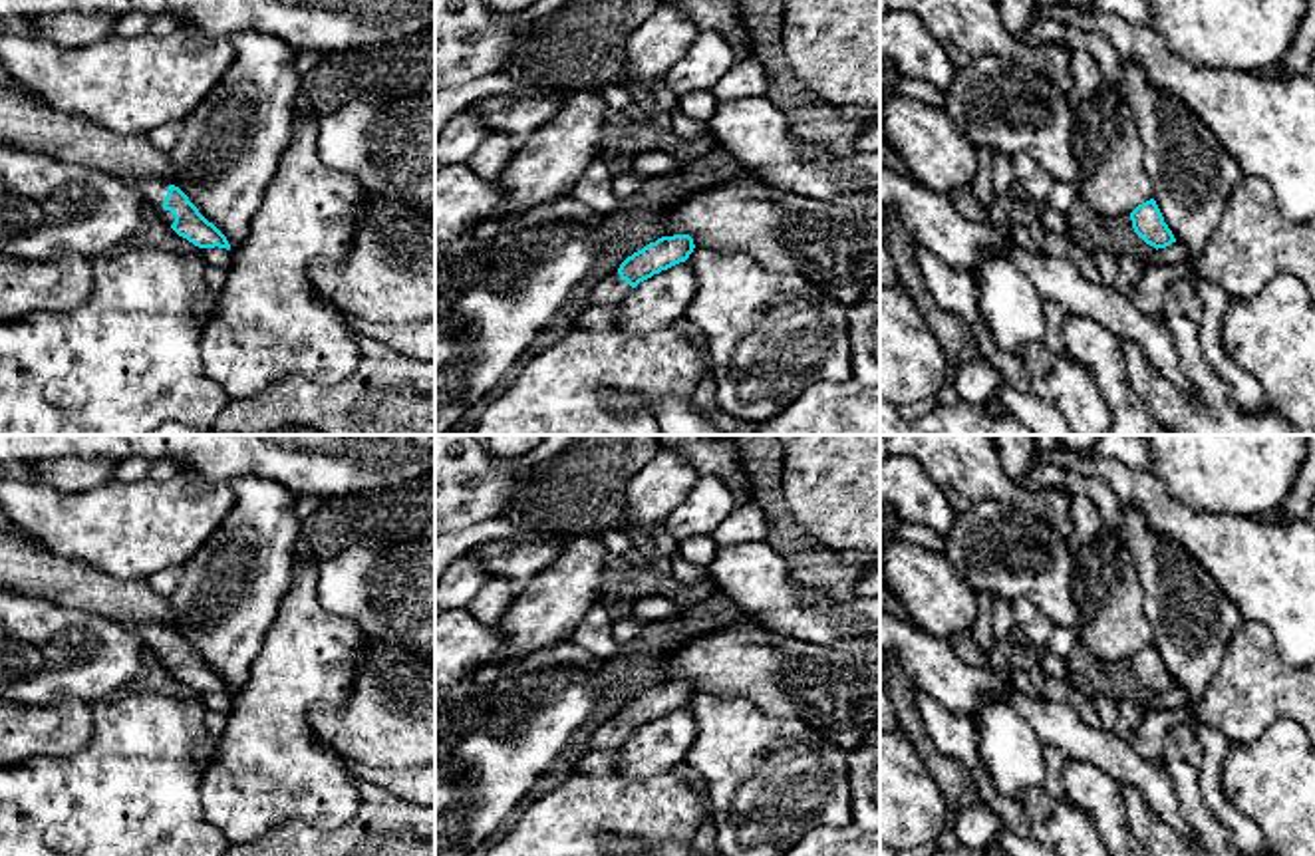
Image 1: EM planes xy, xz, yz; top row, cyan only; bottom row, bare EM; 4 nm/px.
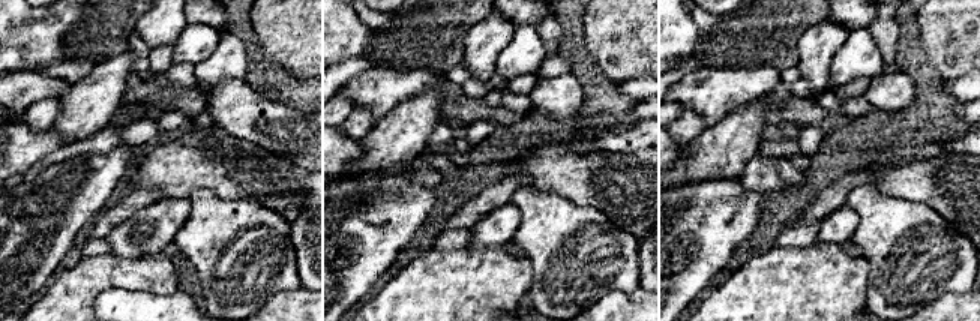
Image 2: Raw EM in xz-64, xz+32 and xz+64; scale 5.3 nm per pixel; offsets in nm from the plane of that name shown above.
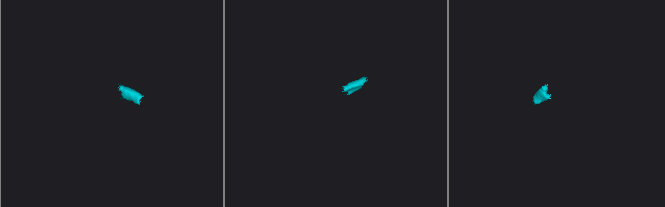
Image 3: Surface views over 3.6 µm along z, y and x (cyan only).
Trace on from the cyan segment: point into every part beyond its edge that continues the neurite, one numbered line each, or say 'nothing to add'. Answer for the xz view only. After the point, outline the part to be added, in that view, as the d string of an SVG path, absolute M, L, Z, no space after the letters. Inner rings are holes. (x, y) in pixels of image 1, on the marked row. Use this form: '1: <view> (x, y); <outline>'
1: xz (608, 290); M618 270L598 280L592 288L588 306L614 306L618 300L628 296L632 286L620 278Z

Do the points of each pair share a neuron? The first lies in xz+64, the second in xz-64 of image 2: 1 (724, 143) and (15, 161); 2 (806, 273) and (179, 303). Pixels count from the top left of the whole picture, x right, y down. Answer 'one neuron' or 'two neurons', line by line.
1: two neurons
2: two neurons

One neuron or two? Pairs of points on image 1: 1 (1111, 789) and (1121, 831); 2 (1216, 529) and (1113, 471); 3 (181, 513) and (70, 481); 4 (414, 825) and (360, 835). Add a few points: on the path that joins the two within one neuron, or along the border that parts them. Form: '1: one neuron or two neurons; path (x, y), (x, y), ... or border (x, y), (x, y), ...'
1: one neuron; path (1115, 799), (1117, 821)
2: one neuron; path (1190, 529), (1172, 519), (1139, 487)
3: two neurons; border (110, 479), (80, 491), (56, 491), (46, 485)
4: one neuron; path (400, 835), (374, 835)

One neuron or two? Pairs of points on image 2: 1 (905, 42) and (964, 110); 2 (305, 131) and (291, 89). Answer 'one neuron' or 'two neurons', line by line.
1: two neurons
2: two neurons

